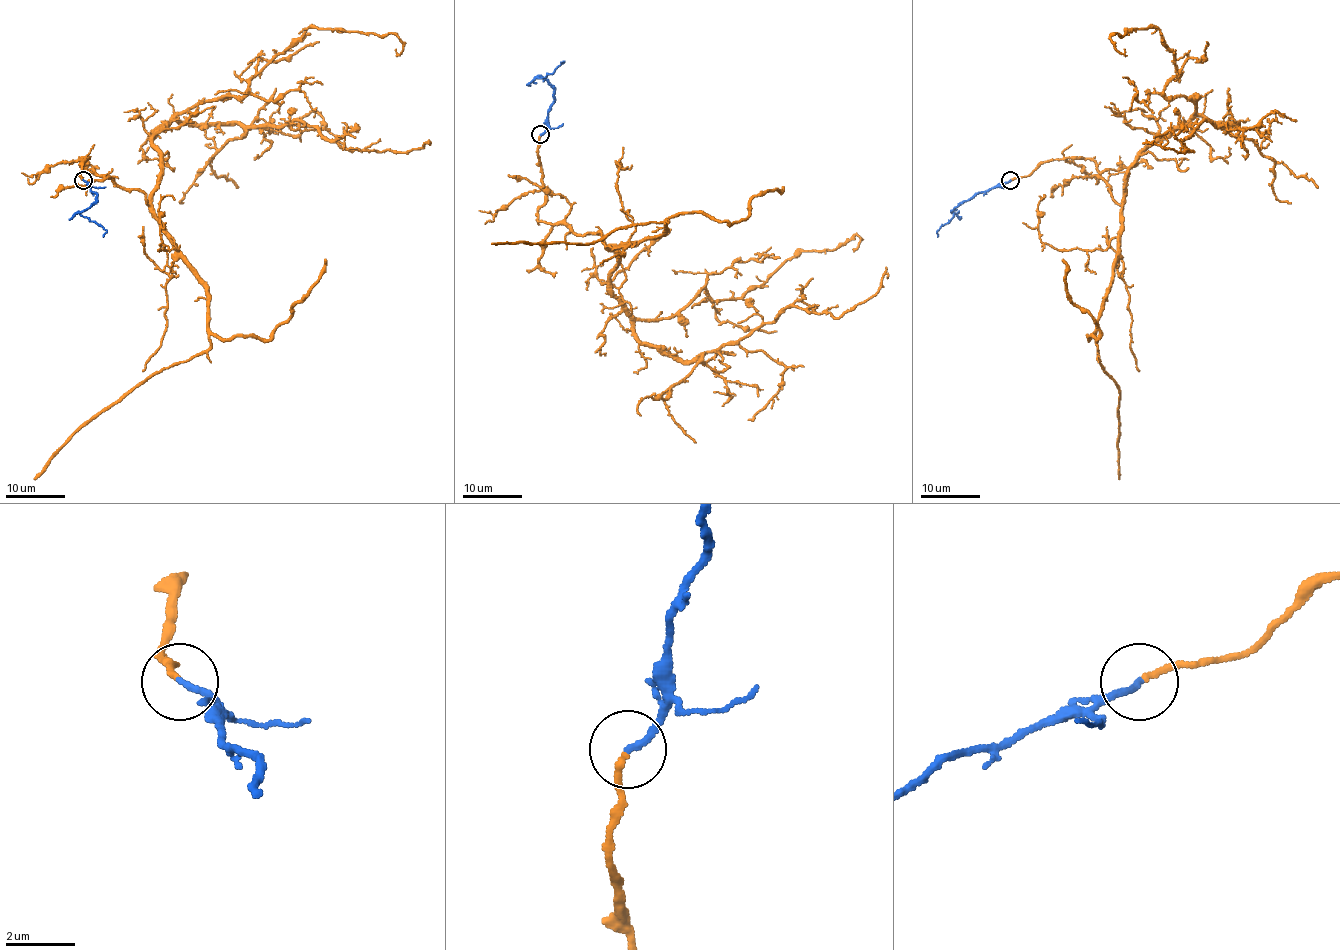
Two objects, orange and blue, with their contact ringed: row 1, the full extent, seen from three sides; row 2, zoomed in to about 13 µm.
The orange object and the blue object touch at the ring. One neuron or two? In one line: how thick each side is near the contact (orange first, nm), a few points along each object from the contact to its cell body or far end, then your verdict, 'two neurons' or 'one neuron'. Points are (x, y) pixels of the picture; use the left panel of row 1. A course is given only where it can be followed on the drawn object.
calibres 160 and 180 nm; course orange (83, 180), (87, 158), (148, 204), (152, 138), (175, 116), (301, 120), (352, 150), (429, 143); course blue (83, 180), (96, 193), (96, 201), (80, 214), (102, 227), (103, 236); one neuron

